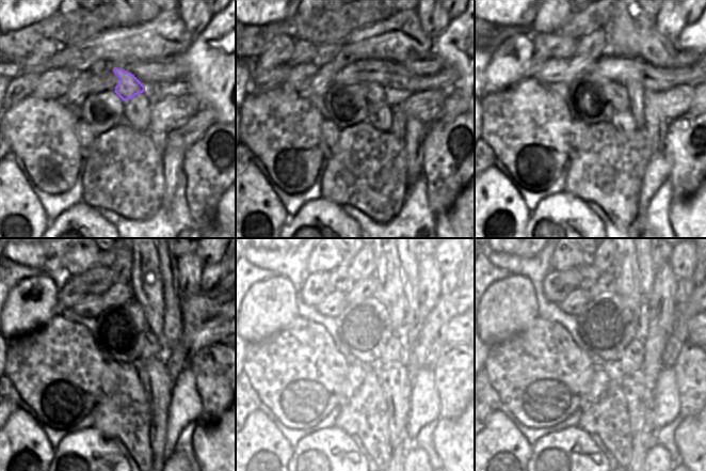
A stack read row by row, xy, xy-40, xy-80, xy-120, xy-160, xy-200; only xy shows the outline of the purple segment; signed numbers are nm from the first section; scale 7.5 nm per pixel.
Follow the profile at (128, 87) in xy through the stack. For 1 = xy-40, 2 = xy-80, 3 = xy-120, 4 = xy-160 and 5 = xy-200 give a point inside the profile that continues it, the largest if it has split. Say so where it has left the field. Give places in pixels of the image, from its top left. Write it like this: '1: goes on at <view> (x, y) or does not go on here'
1: goes on at xy-40 (375, 93)
2: goes on at xy-80 (618, 94)
3: goes on at xy-120 (148, 345)
4: goes on at xy-160 (394, 352)
5: goes on at xy-200 (631, 359)

